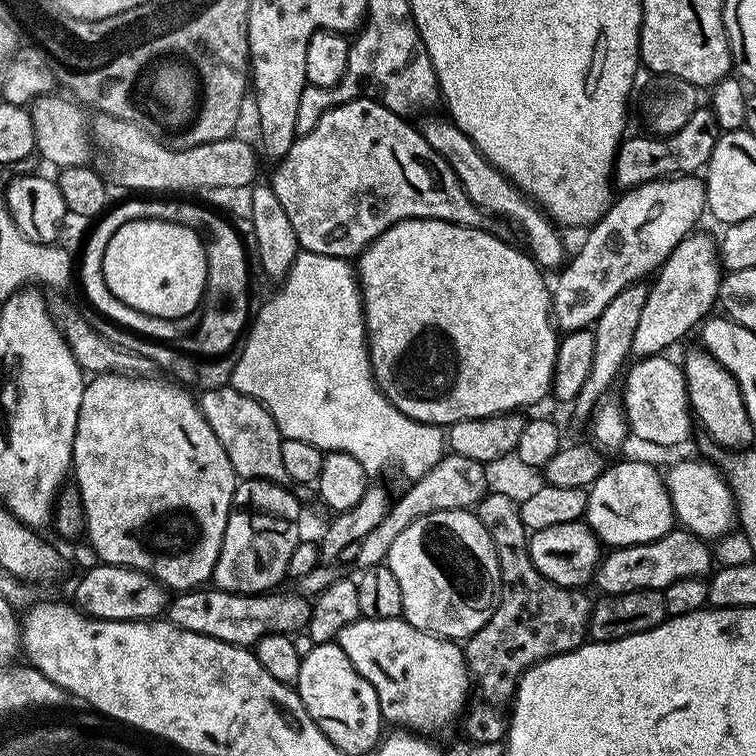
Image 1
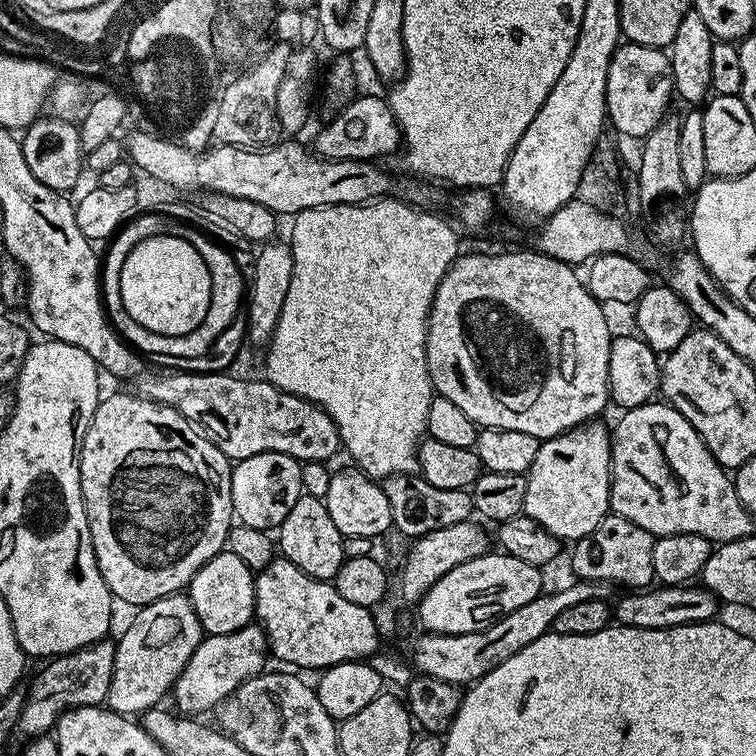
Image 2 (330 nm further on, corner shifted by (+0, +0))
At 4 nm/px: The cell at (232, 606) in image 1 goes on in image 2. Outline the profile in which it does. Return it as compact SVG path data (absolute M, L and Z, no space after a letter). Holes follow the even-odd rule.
M105 638L85 648L79 648L77 652L71 652L65 656L53 656L48 664L32 680L32 685L26 688L24 705L20 711L19 731L25 732L28 738L39 738L51 733L56 727L56 719L69 708L90 708L100 706L107 701L110 690L110 678L114 674L114 654L116 645L111 639Z

